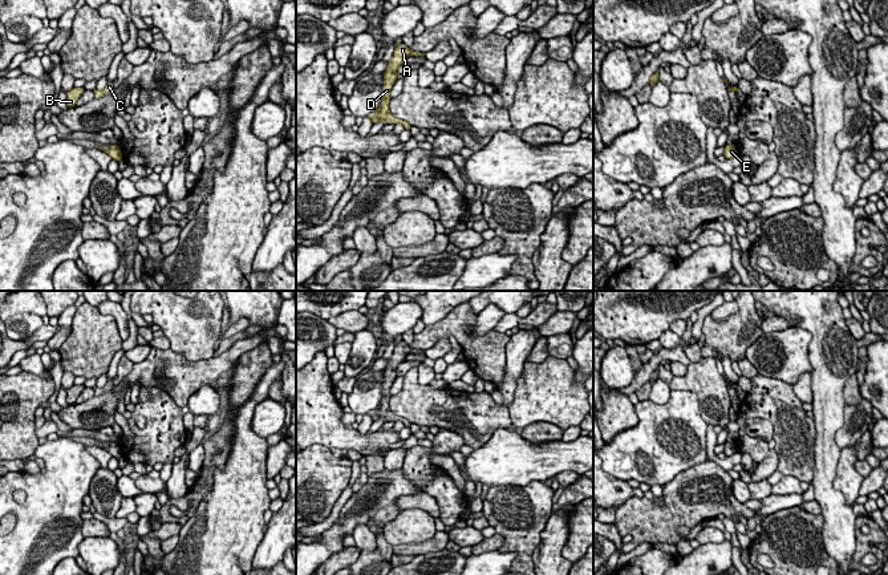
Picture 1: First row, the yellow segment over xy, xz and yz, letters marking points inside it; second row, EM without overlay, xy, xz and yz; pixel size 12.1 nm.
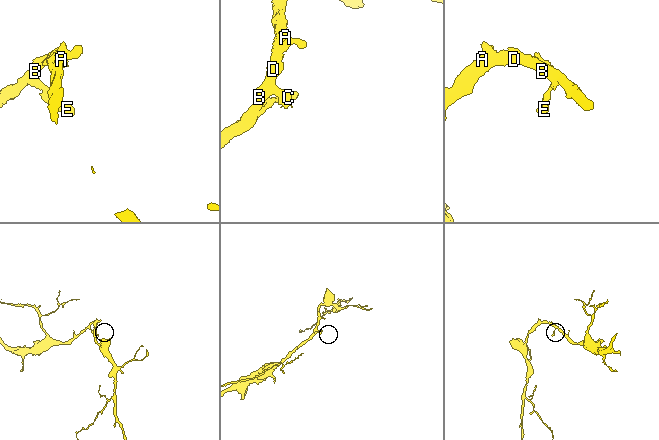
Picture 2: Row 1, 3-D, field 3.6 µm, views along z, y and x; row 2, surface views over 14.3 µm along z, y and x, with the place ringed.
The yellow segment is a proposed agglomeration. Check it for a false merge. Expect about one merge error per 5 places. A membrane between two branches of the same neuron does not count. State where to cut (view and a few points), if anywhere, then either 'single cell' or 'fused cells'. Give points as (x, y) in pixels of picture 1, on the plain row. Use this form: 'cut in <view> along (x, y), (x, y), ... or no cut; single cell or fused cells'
no cut; single cell

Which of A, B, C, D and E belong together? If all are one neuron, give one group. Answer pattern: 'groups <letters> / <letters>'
groups A B C D E

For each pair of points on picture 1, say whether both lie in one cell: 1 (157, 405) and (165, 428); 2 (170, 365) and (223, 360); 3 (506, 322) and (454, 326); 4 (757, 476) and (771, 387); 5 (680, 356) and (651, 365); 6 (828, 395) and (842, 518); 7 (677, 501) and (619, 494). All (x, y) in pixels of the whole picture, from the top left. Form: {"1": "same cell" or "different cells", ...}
{"1": "same cell", "2": "same cell", "3": "different cells", "4": "different cells", "5": "same cell", "6": "same cell", "7": "different cells"}

